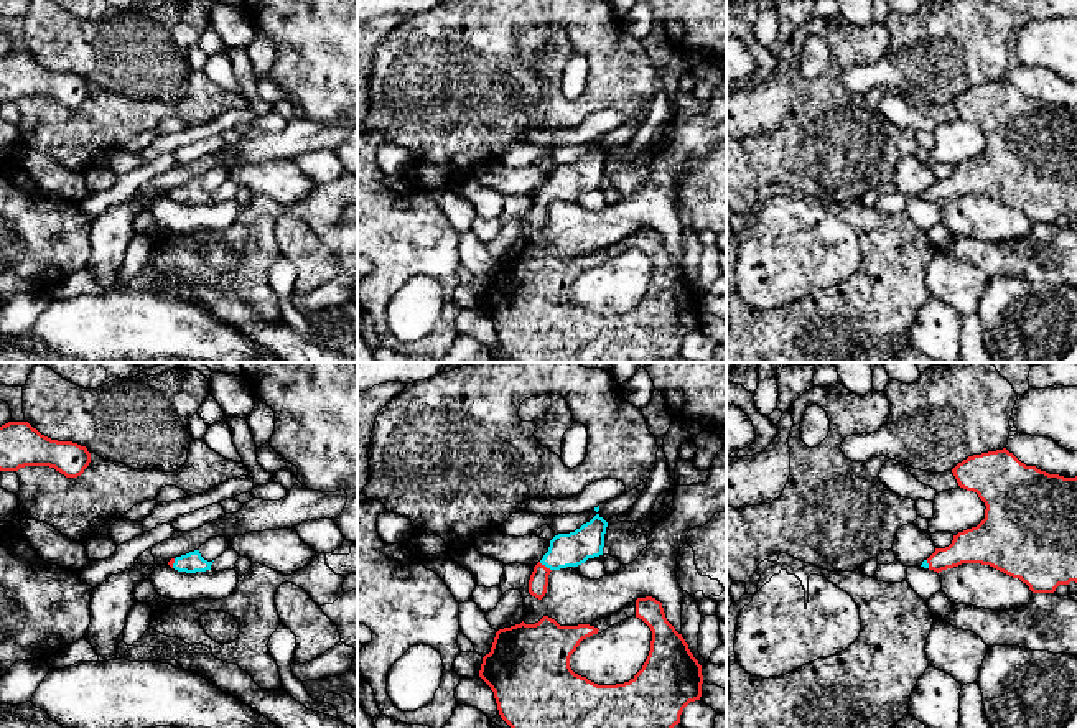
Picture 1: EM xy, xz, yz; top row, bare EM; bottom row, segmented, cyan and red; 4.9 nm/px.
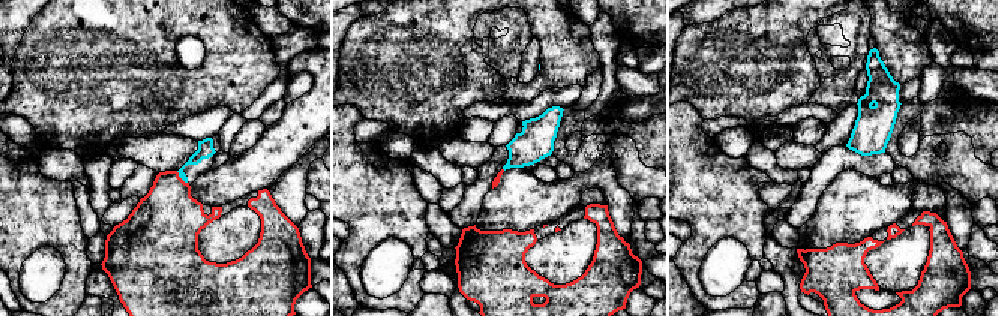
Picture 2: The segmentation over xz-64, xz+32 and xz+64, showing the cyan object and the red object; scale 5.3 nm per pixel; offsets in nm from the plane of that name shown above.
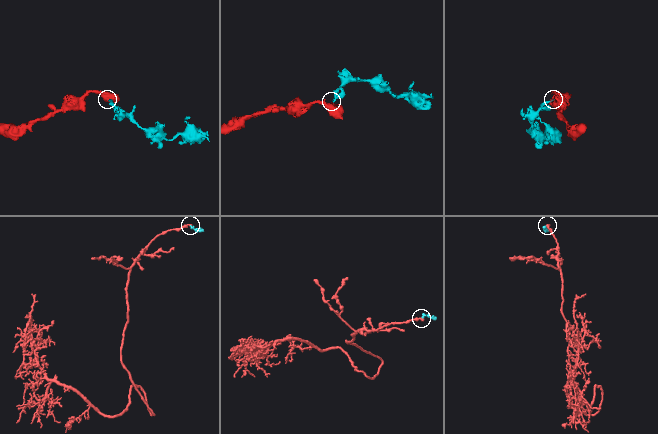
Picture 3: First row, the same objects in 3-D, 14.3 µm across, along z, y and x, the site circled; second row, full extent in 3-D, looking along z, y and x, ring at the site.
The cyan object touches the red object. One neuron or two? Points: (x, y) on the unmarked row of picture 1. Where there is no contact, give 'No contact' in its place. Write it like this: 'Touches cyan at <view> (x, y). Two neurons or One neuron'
Touches cyan at xz (545, 196). One neuron

